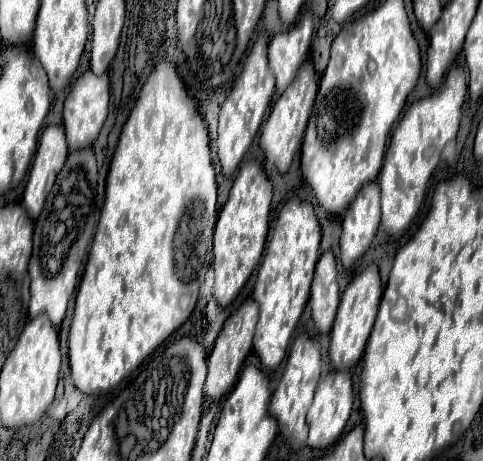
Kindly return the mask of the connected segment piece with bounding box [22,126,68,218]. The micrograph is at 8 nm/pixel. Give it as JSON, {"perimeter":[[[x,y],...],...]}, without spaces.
{"perimeter":[[[62,126],[44,128],[38,150],[34,156],[34,164],[30,168],[28,184],[24,188],[24,208],[32,218],[38,218],[44,200],[56,180],[56,174],[62,170],[68,156],[68,144]]]}

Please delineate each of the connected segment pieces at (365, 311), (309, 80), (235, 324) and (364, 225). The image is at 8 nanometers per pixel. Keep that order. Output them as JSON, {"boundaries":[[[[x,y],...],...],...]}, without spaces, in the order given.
{"boundaries":[[[[372,262],[364,268],[364,272],[356,274],[352,278],[352,282],[346,286],[346,290],[342,294],[338,316],[336,316],[332,332],[330,332],[330,360],[336,370],[354,368],[356,362],[362,358],[366,340],[368,340],[370,330],[376,320],[380,298],[382,298],[382,282],[380,282],[380,274],[378,274],[378,266]]],[[[306,60],[304,66],[300,66],[300,74],[296,74],[296,78],[288,86],[288,90],[284,90],[284,94],[272,106],[270,118],[266,120],[266,124],[262,128],[260,146],[264,148],[264,152],[270,156],[270,160],[274,162],[274,166],[280,172],[286,172],[288,170],[288,166],[290,166],[296,150],[300,148],[300,142],[302,142],[302,136],[304,136],[308,118],[312,114],[316,92],[318,92],[318,76],[314,72],[312,60]]],[[[248,298],[224,322],[222,332],[218,334],[218,338],[214,342],[214,348],[212,348],[212,354],[208,358],[208,378],[206,378],[206,386],[204,386],[204,394],[206,394],[208,400],[220,400],[234,386],[234,382],[238,378],[238,372],[242,368],[242,362],[244,362],[244,358],[248,356],[248,352],[252,348],[252,336],[254,336],[256,322],[258,322],[258,304],[252,298]]],[[[372,180],[368,186],[362,186],[360,194],[352,200],[352,206],[344,212],[342,218],[342,236],[340,236],[340,260],[348,268],[352,266],[370,246],[380,224],[380,188]]]]}

